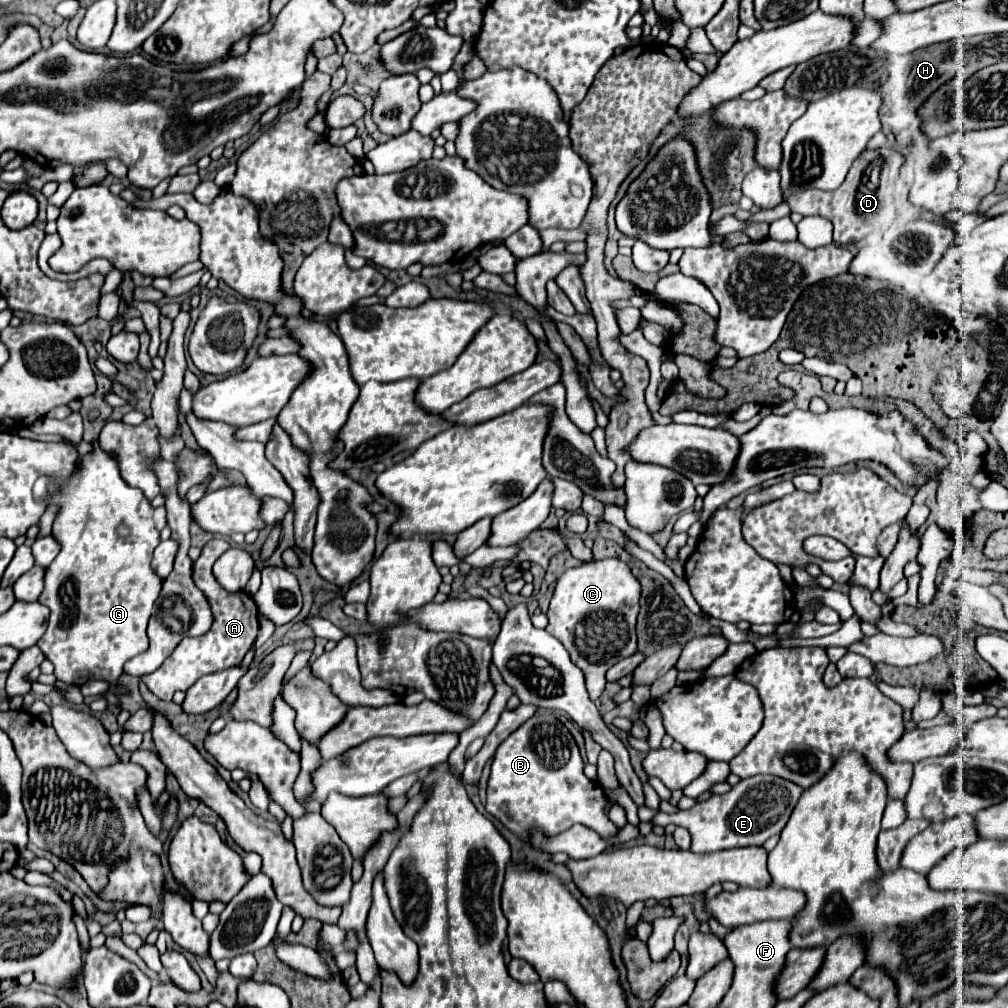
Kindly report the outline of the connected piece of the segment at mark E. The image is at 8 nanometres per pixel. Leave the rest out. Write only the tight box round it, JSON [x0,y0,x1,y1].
[652,774,802,852]

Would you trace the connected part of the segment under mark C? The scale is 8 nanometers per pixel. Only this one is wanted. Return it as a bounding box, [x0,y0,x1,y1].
[546,558,640,700]

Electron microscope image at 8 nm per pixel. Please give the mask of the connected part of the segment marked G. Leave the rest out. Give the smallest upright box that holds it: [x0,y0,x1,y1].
[38,442,162,684]

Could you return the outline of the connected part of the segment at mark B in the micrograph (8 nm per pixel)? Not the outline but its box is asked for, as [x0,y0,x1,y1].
[486,712,618,840]

